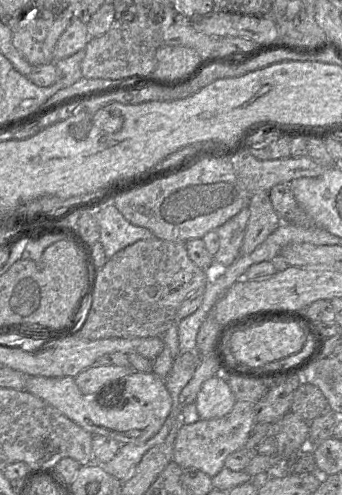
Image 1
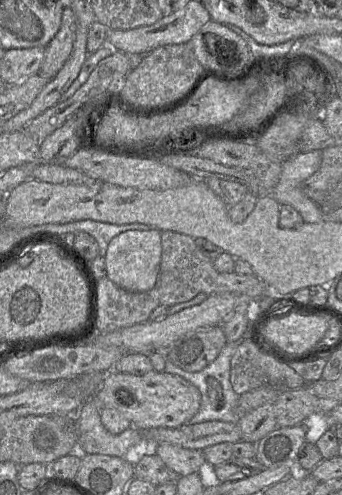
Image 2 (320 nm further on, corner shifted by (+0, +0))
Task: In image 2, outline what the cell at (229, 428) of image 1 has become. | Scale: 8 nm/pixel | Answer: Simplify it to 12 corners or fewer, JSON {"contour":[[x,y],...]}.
{"contour":[[159,443],[156,454],[178,477],[199,472],[202,451]]}

